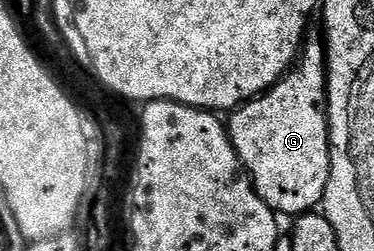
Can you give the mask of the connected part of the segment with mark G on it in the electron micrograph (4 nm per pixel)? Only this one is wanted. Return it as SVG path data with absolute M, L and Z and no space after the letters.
M319 35L307 37L306 43L301 47L300 55L295 64L289 68L288 73L281 78L280 81L269 88L267 92L263 92L261 96L257 96L255 100L249 100L248 103L240 105L227 117L226 127L228 136L232 139L234 150L238 154L238 158L244 164L244 168L248 172L248 177L252 179L252 186L262 199L272 207L272 211L277 214L285 212L289 218L295 218L301 214L307 214L321 207L324 199L324 191L326 190L326 178L330 178L330 146L328 145L328 55L325 45L322 43Z

